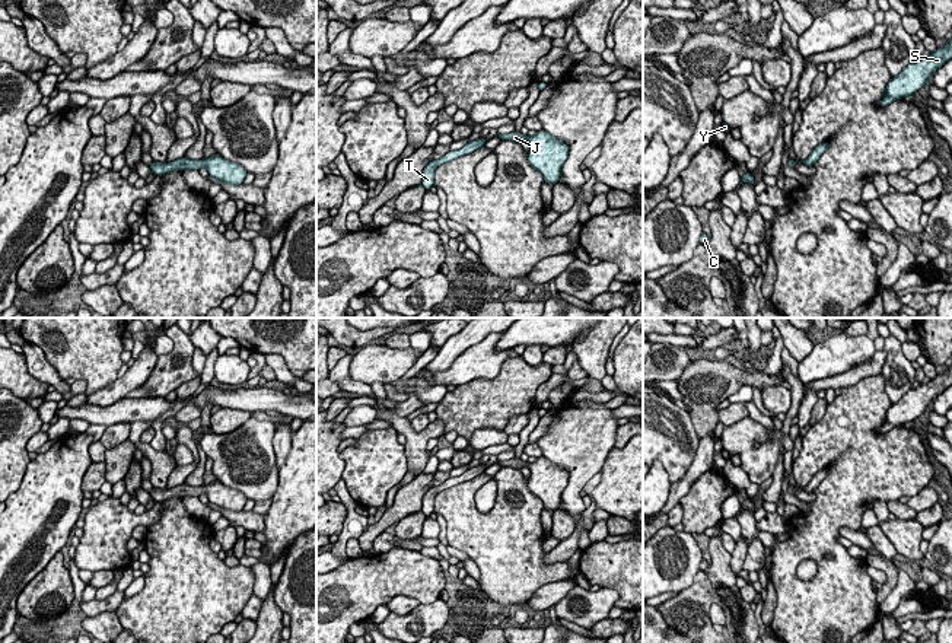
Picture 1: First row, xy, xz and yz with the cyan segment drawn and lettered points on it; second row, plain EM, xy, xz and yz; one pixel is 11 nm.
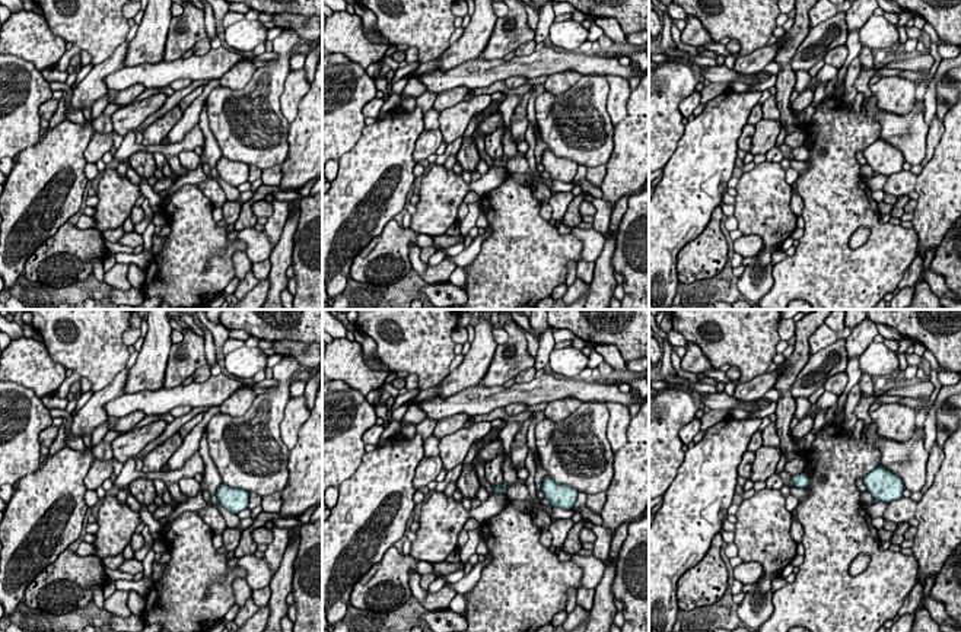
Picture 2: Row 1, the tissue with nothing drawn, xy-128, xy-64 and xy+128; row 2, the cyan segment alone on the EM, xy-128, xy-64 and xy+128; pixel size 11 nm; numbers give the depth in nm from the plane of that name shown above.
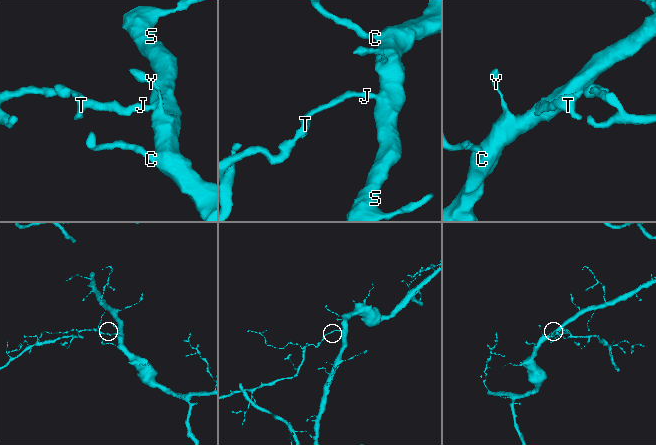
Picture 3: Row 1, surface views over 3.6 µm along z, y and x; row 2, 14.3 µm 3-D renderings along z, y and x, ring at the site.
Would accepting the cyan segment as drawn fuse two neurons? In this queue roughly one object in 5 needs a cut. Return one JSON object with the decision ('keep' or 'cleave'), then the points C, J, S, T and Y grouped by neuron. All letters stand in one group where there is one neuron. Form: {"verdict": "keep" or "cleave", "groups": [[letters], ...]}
{"verdict": "keep", "groups": [["C", "J", "S", "T", "Y"]]}

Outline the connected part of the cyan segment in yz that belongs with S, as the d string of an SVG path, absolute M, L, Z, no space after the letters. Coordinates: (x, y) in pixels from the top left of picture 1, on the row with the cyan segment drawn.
M952 38L948 39L945 47L936 48L933 52L927 52L917 61L904 67L898 76L892 76L886 85L885 96L879 105L886 106L895 99L914 95L918 89L924 87L929 77L951 58Z

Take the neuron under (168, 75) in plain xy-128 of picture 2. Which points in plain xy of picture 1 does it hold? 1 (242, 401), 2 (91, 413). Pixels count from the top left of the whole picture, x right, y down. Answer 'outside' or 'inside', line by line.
1: inside
2: inside

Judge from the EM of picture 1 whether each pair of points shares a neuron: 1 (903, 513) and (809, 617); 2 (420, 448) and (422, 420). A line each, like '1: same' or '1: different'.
1: different
2: different

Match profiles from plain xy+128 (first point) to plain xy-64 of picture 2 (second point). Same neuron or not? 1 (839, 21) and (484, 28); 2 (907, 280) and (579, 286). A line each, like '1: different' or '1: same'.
1: different
2: different

